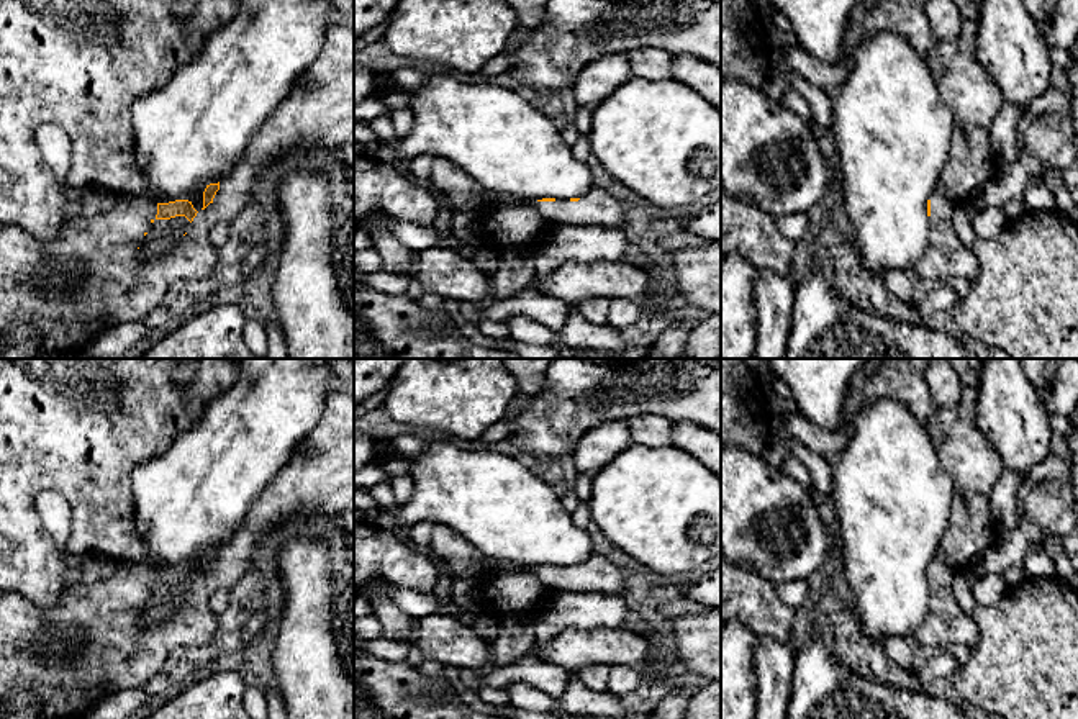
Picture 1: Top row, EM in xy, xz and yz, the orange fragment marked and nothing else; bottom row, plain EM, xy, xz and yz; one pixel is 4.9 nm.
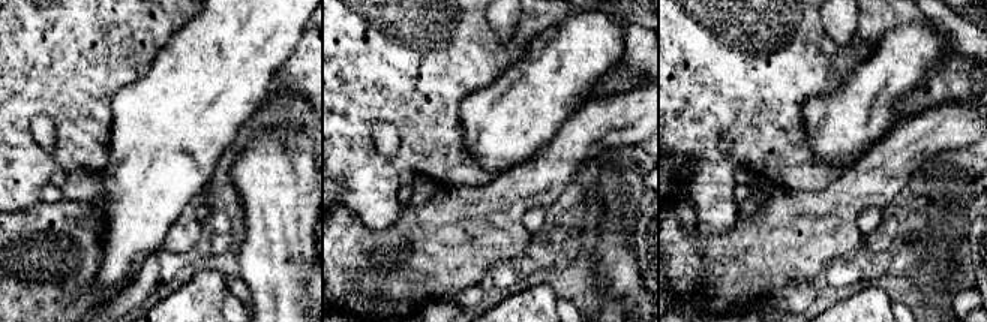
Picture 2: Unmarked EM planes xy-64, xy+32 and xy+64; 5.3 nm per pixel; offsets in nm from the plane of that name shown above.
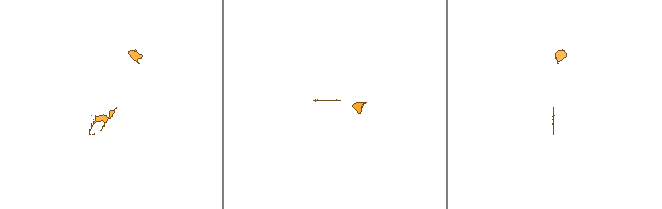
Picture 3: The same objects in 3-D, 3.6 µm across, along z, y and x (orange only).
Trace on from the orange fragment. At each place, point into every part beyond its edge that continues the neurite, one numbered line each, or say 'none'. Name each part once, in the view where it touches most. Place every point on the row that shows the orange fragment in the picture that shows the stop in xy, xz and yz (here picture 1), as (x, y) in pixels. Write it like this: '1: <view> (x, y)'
1: xy (56, 297)

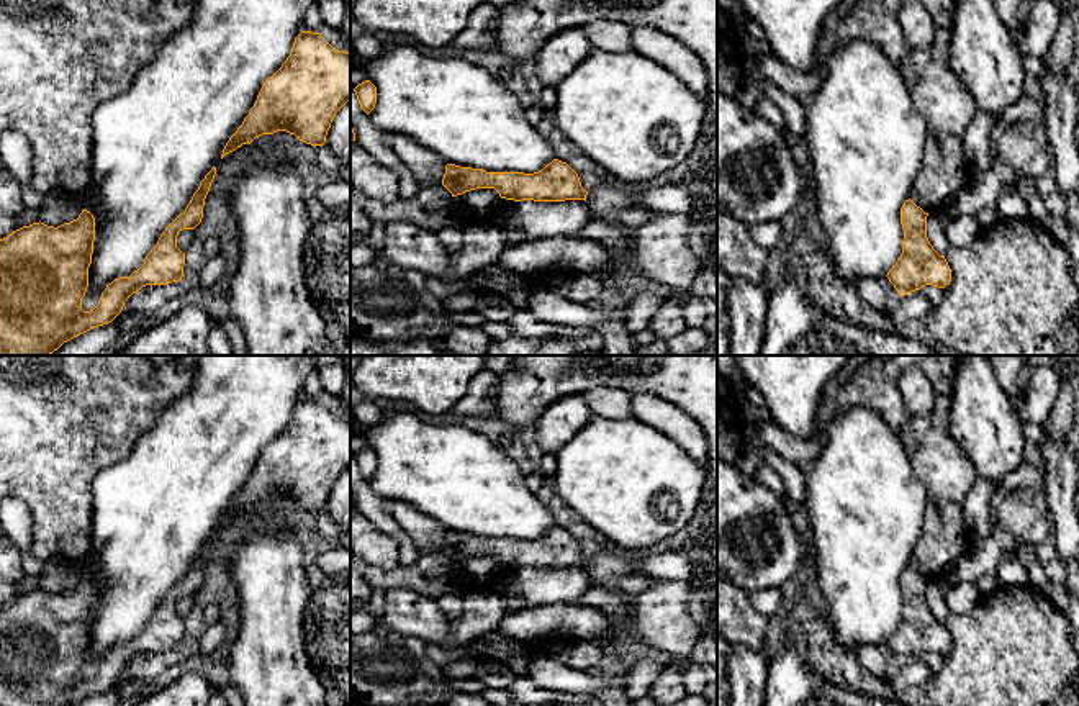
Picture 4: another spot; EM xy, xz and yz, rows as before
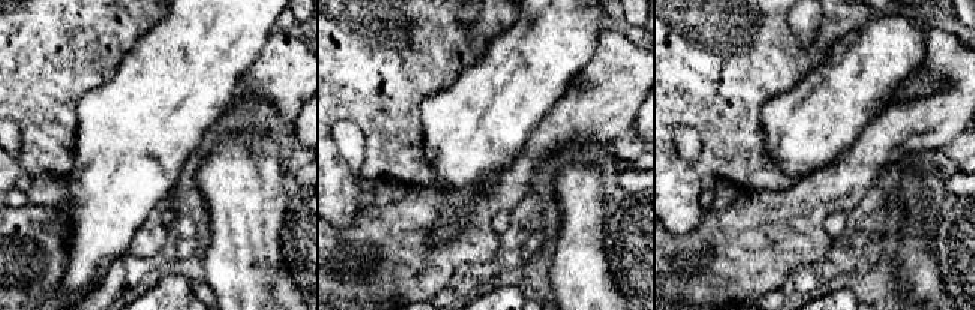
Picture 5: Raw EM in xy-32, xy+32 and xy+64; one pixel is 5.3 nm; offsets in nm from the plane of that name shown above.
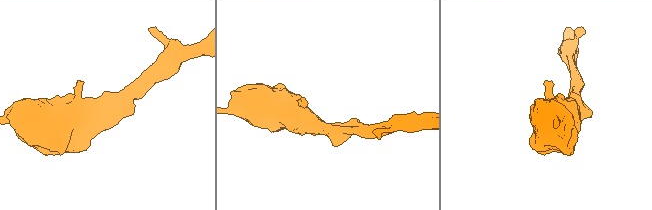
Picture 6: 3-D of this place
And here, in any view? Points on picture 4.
none

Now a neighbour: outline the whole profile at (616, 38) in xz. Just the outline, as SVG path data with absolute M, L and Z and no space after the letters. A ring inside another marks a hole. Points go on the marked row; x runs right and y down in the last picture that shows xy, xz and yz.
M596 21L581 28L594 49L622 54L632 51L632 26Z

